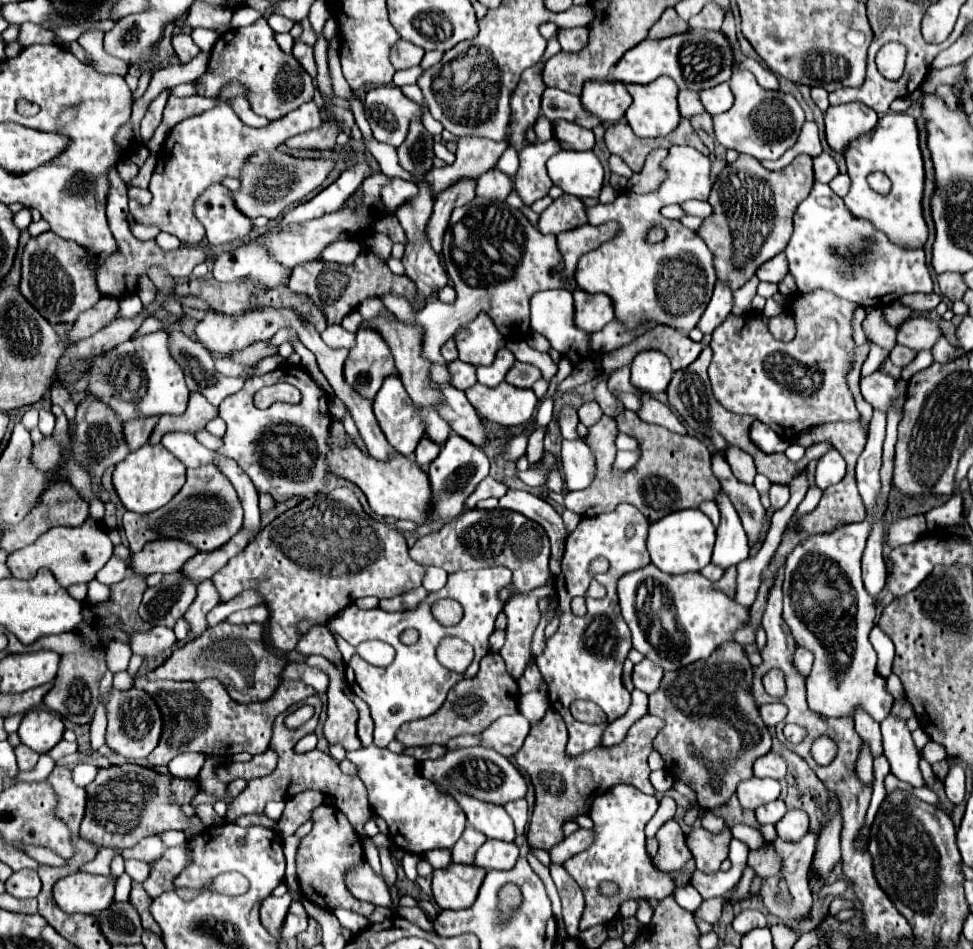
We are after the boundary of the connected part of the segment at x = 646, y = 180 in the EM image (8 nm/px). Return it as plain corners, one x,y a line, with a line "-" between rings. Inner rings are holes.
654,149
644,163
644,169
640,173
634,173
628,181
628,189
634,193
650,193
656,189
656,185
664,179
662,159
668,155
668,149

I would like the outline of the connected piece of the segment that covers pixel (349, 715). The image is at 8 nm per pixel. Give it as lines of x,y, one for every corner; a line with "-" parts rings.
308,657
308,665
320,667
330,675
330,687
328,687
328,717
324,723
324,737
328,743
340,743
346,751
360,749
362,743
356,735
356,721
358,721
358,709
356,705
344,695
346,681
344,673
334,669
330,661
324,657

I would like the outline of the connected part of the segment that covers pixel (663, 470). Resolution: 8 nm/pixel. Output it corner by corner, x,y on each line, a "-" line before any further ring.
602,417
594,427
588,427
588,435
584,437
586,445
592,449
596,459
594,481
584,491
566,493
564,507
578,513
580,517
596,517
600,513
612,511
622,501
630,501
636,505
648,521
658,521
668,511
680,509
696,509
702,501
714,501
720,493
720,485
710,469
710,451
708,447
690,435
668,433
664,427
646,425
646,449
642,451
640,461
626,473
614,475
614,455
616,455
616,439
618,427
612,417

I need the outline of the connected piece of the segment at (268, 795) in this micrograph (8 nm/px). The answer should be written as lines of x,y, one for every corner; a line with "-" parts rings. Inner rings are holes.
317,694
309,697
305,701
295,704
291,707
294,711
298,706
302,705
314,705
316,713
314,717
302,725
300,729
289,729
284,725
284,715
278,715
274,719
274,733
272,733
272,739
270,741
269,748
272,751
278,753
278,767
272,775
264,777
264,779
250,779
246,789
228,805
228,813
226,813
226,819
230,823
234,823
240,815
248,815
248,813
262,813
264,805
268,801
286,801
290,797
294,797
296,793
304,791
304,789
316,789
316,791
332,791
336,795
336,807
348,817
348,821
352,823
354,831
364,839
366,833
364,833
364,823
372,817
372,811
370,811
370,805
368,805
368,797
366,797
366,791
364,791
364,785
362,781
356,777
356,775
344,775
338,767
338,763
327,753
320,750
306,751
306,753
296,753
294,747
296,743
308,735
308,733
314,733
316,725
318,725
318,717
322,711
322,701

